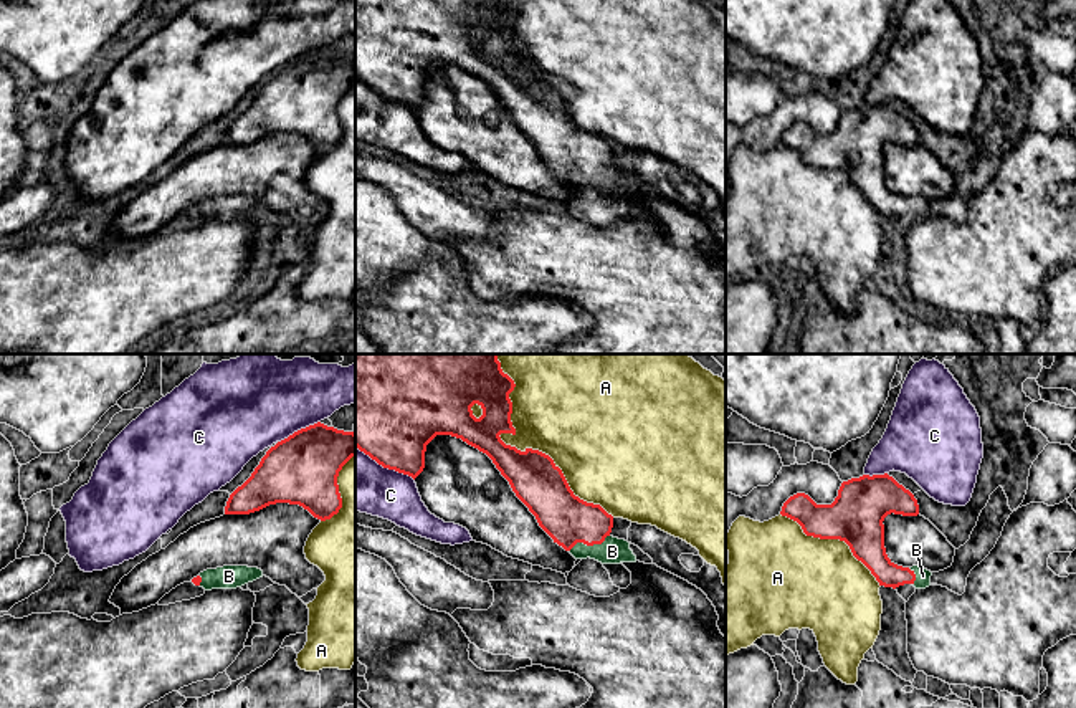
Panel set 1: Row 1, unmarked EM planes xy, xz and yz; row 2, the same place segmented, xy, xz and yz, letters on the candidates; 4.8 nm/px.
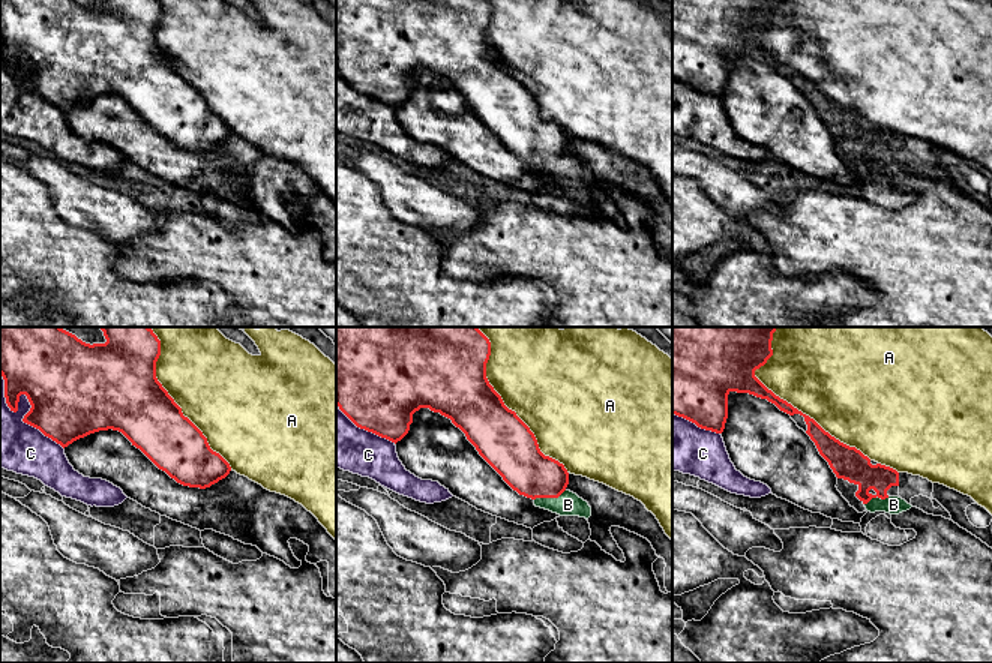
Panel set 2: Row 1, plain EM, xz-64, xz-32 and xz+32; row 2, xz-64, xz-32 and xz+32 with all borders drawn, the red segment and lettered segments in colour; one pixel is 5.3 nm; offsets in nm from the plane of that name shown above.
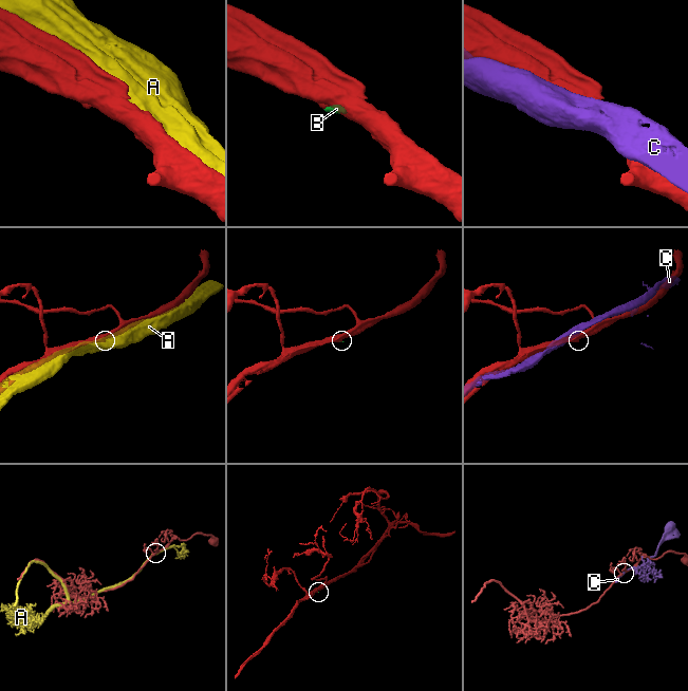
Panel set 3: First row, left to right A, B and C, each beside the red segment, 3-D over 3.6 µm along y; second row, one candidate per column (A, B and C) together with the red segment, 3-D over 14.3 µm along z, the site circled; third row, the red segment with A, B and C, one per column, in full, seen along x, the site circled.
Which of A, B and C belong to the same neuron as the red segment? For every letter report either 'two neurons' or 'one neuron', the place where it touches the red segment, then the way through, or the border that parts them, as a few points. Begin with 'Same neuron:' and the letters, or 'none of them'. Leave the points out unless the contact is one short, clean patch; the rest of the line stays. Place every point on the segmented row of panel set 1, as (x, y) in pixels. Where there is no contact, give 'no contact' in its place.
Same neuron: B
A: two neurons; contact xz (514, 447)
B: one neuron; contact xz (589, 545); way xz (566, 518), (589, 545), (599, 545), (612, 551)
C: two neurons; contact xz (385, 467)

